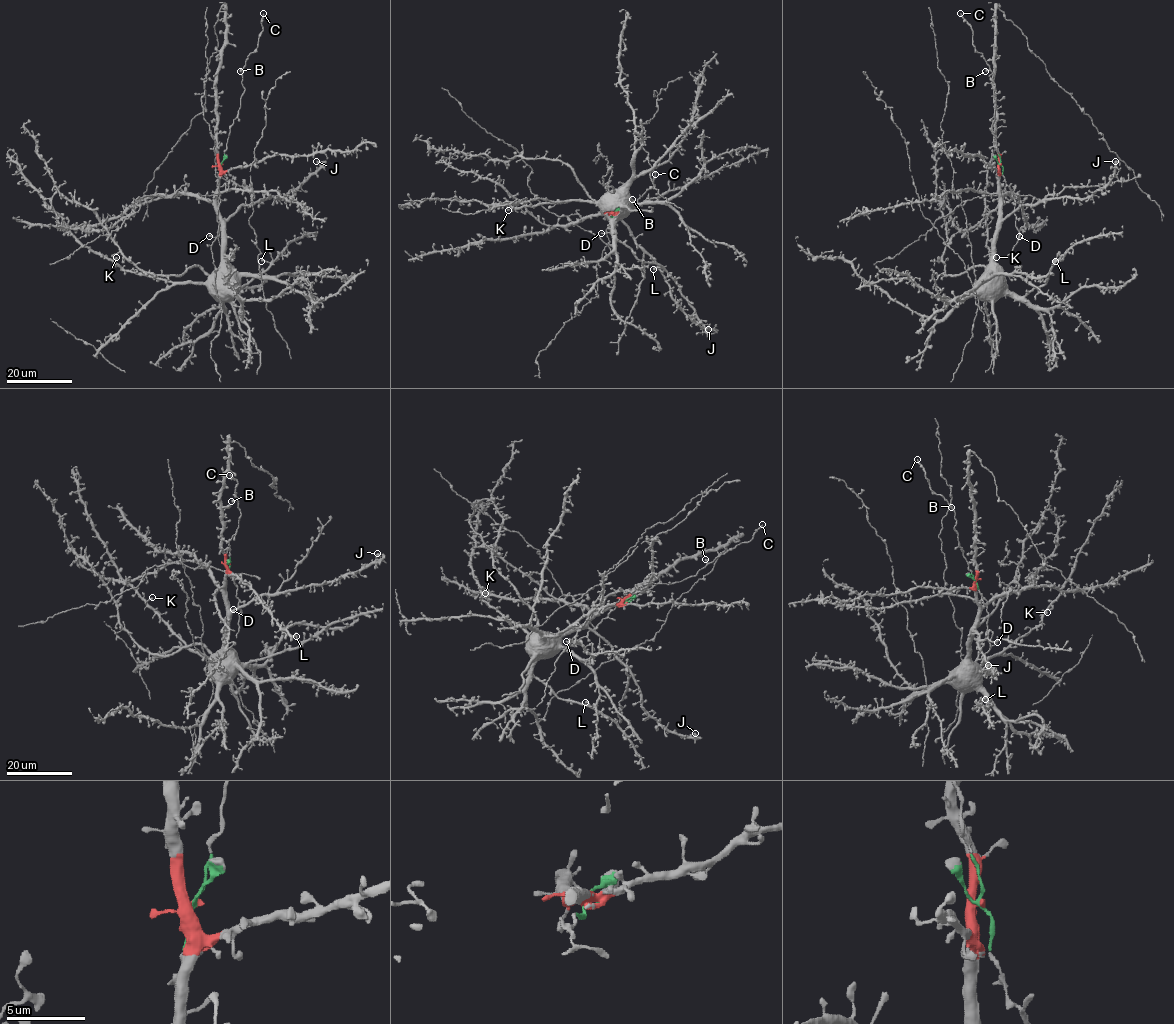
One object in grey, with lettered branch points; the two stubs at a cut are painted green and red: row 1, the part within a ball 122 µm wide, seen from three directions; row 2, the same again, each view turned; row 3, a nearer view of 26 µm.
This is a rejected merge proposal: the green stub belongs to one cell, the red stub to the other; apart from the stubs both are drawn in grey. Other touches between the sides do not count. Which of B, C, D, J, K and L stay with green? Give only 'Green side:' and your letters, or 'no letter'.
Green side: B, C, D

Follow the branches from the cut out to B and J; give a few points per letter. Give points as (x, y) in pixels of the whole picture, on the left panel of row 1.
B: (221, 164), (230, 126), (245, 89), (240, 71)
J: (221, 164), (216, 207), (226, 220), (240, 206), (284, 198), (319, 166), (316, 160)

